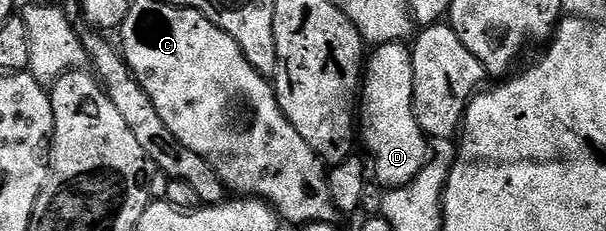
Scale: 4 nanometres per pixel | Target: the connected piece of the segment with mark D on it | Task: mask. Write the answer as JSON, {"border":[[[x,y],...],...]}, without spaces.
{"border":[[[403,42],[379,45],[371,57],[369,54],[363,70],[358,129],[370,155],[371,176],[386,189],[414,180],[429,158],[429,140],[415,117],[410,50]]]}

